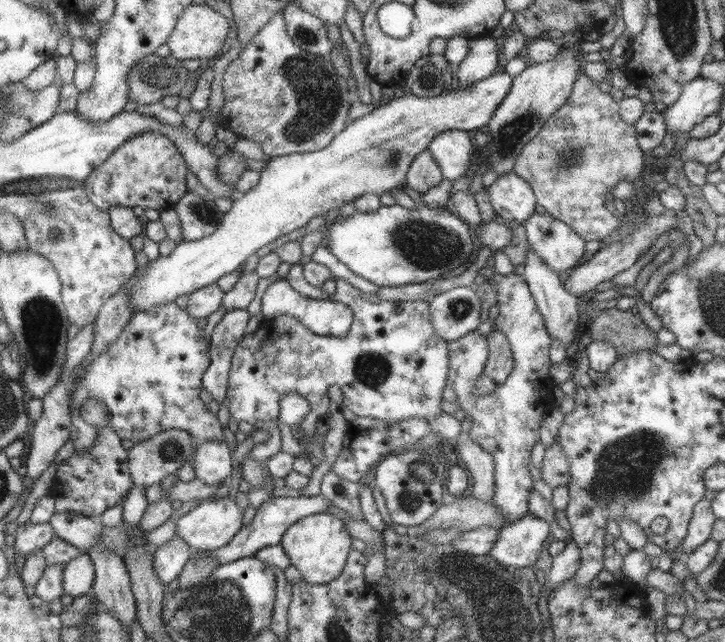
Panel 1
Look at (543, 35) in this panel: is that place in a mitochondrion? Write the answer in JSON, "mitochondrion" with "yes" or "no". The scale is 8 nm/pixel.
{"mitochondrion":"no"}

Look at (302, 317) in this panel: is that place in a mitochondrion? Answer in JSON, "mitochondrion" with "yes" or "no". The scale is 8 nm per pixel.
{"mitochondrion":"no"}

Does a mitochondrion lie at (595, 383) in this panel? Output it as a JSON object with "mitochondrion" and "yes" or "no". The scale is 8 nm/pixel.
{"mitochondrion":"no"}

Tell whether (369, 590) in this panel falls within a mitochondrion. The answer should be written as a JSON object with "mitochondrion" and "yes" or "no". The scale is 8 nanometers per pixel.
{"mitochondrion":"no"}

